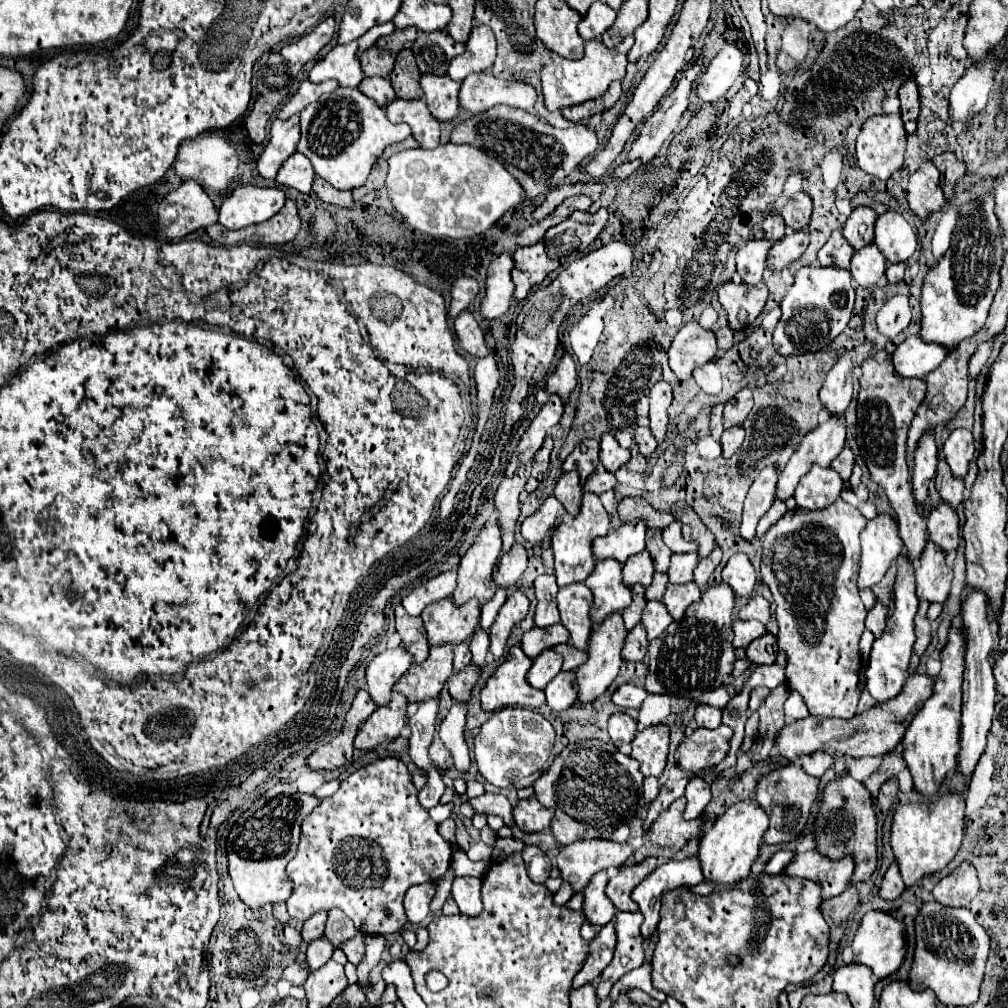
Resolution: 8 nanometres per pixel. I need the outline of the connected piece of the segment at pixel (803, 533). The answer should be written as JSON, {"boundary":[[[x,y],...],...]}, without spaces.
{"boundary":[[[837,498],[833,506],[825,510],[787,510],[785,518],[779,518],[763,540],[761,580],[769,586],[775,598],[775,618],[779,624],[777,646],[787,652],[787,686],[795,688],[813,716],[837,716],[853,718],[859,702],[859,670],[861,652],[859,638],[865,630],[867,610],[859,598],[857,572],[859,572],[859,532],[865,528],[867,518],[843,498]]]}

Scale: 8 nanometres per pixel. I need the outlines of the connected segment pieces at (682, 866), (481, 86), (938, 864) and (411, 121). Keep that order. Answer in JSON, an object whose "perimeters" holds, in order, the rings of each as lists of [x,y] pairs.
{"perimeters":[[[[697,856],[687,858],[683,862],[669,860],[657,870],[653,870],[637,890],[633,890],[633,900],[639,906],[639,912],[643,914],[641,924],[641,936],[647,940],[657,930],[659,924],[659,906],[661,906],[661,894],[677,890],[681,886],[695,886],[703,882],[701,866]]],[[[469,74],[459,90],[461,108],[471,114],[481,114],[497,104],[531,110],[537,100],[535,88],[525,82],[507,82],[493,74]]],[[[945,794],[933,802],[897,804],[891,826],[891,848],[901,868],[903,882],[913,886],[925,874],[943,870],[957,854],[965,834],[965,800],[957,794]]],[[[395,98],[385,110],[393,124],[405,122],[411,126],[413,138],[421,148],[435,148],[439,144],[439,122],[431,116],[425,100]]]]}

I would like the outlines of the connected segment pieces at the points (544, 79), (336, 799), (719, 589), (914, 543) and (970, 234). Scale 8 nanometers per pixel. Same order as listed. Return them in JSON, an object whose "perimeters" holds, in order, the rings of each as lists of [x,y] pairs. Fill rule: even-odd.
{"perimeters":[[[[627,36],[619,46],[607,48],[601,40],[593,40],[585,44],[585,54],[579,60],[563,58],[551,52],[551,62],[541,66],[541,86],[547,110],[561,110],[573,104],[581,104],[605,94],[613,80],[623,80],[627,68],[627,52],[633,46],[633,36]]],[[[395,758],[373,760],[349,774],[341,782],[341,788],[303,820],[297,854],[287,864],[287,874],[293,880],[293,894],[287,900],[289,916],[305,922],[319,910],[339,908],[363,934],[385,936],[399,932],[407,922],[403,910],[405,892],[419,882],[437,882],[449,870],[451,854],[453,844],[437,832],[437,824],[417,800],[417,790],[407,766]],[[385,908],[391,910],[389,916]]],[[[727,584],[709,586],[703,598],[689,606],[681,622],[673,622],[659,638],[649,642],[649,674],[645,690],[671,698],[697,700],[705,692],[719,688],[733,672],[733,606],[735,594]]],[[[867,358],[861,364],[861,390],[859,390],[859,404],[857,404],[857,444],[859,454],[863,456],[871,480],[879,484],[889,502],[891,508],[897,514],[897,526],[901,540],[905,542],[905,550],[911,562],[919,560],[923,546],[927,542],[927,524],[917,510],[917,504],[913,502],[913,488],[911,488],[911,476],[909,466],[905,460],[907,450],[907,432],[911,426],[911,420],[915,416],[915,410],[919,408],[923,396],[925,396],[925,382],[921,378],[901,378],[893,370],[893,362],[887,358],[885,362],[877,362],[873,358]]],[[[967,184],[963,188],[975,194],[969,202],[957,206],[959,218],[953,228],[951,246],[943,258],[929,268],[921,288],[921,338],[947,348],[957,348],[961,340],[973,336],[987,318],[993,296],[999,288],[999,270],[1003,264],[1001,224],[993,212],[995,198],[987,184]]]]}

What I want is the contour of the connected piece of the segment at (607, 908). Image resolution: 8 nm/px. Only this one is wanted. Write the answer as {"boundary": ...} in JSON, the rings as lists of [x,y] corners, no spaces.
{"boundary":[[[601,870],[591,878],[589,886],[583,890],[583,914],[591,926],[605,926],[615,916],[615,908],[605,896],[605,886],[607,874],[605,870]]]}

